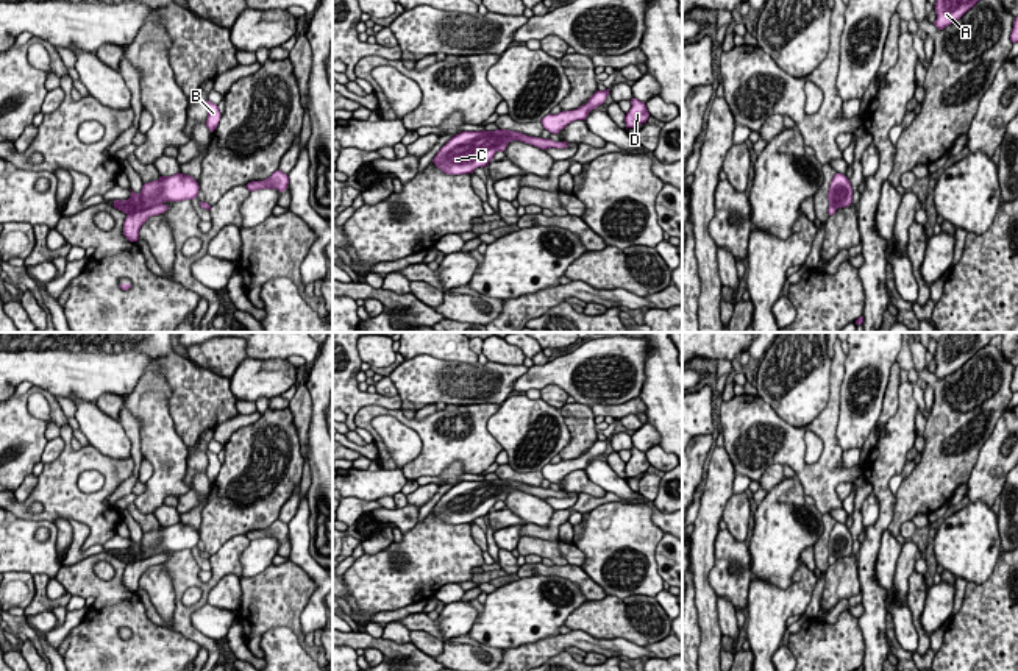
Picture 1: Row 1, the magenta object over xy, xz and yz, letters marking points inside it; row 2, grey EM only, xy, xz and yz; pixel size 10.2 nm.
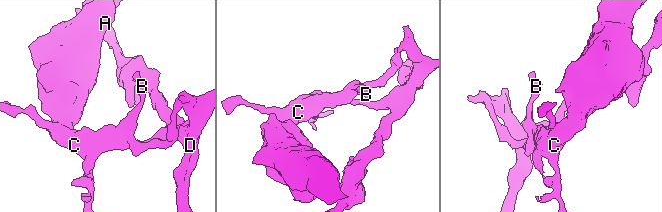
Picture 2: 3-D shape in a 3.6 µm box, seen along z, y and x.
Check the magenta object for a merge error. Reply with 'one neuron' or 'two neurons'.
two neurons

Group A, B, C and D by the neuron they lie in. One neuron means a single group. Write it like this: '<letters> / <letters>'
A B C / D

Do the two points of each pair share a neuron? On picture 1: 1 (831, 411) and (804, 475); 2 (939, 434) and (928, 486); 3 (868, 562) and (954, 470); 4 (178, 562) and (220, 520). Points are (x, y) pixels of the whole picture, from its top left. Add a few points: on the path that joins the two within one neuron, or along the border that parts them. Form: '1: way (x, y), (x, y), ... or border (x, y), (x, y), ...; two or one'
1: way (829, 428), (829, 457), (822, 465); one
2: way (939, 447), (939, 473); one
3: border (895, 495), (895, 512), (887, 528); two
4: border (233, 536), (211, 556); two

